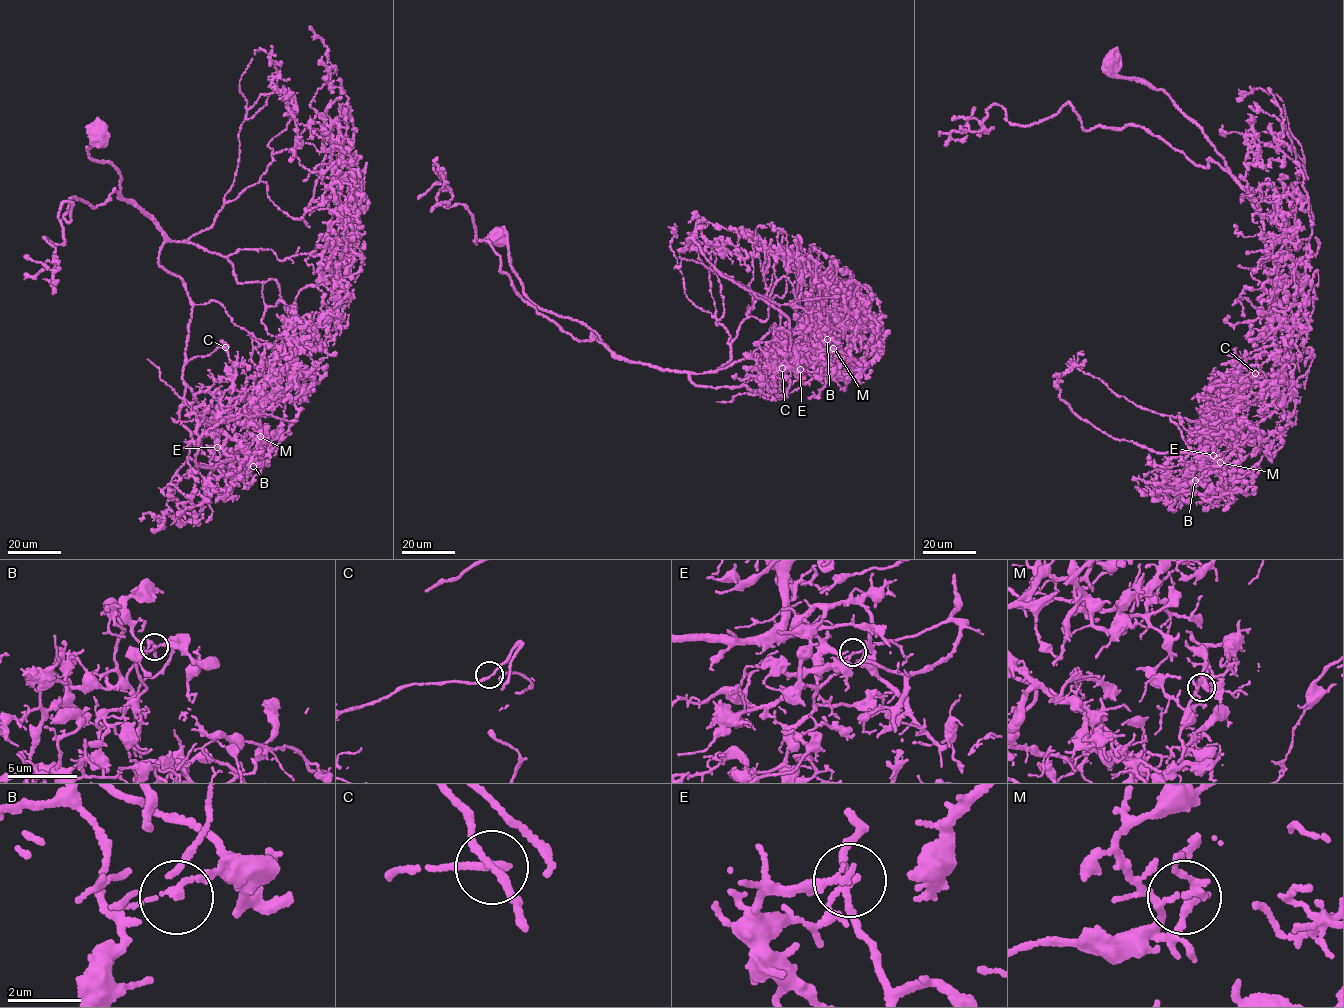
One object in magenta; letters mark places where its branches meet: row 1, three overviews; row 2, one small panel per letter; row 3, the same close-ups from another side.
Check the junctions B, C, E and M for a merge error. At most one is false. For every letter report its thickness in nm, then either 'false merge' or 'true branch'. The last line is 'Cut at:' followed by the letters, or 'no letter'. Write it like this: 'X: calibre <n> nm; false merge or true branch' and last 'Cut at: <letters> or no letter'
B: calibre 120 nm; true branch
C: calibre 150 nm; true branch
E: calibre 130 nm; false merge
M: calibre 130 nm; true branch
Cut at: E

